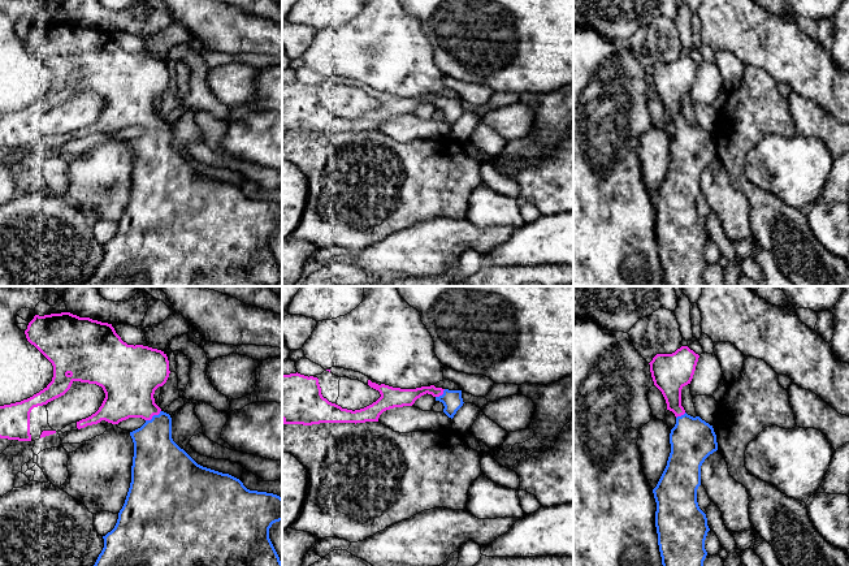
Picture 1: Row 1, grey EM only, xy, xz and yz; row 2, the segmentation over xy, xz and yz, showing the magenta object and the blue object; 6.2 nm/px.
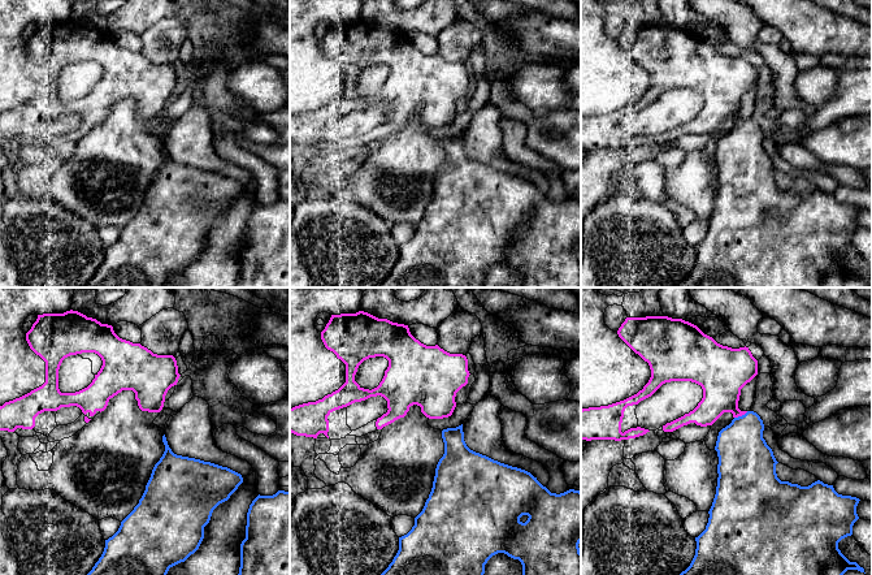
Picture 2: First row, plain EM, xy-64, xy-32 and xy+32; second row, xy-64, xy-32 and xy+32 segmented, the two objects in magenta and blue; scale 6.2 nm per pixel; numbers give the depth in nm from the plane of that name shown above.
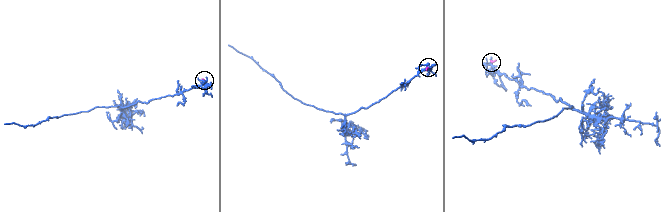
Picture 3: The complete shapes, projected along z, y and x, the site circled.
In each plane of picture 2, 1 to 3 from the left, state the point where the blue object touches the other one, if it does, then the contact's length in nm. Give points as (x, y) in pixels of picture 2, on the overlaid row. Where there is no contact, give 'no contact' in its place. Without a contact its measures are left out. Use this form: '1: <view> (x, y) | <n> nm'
1: no contact
2: no contact
3: xy+32 (741, 415) | 100 nm

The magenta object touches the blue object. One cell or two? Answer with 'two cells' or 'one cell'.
one cell

